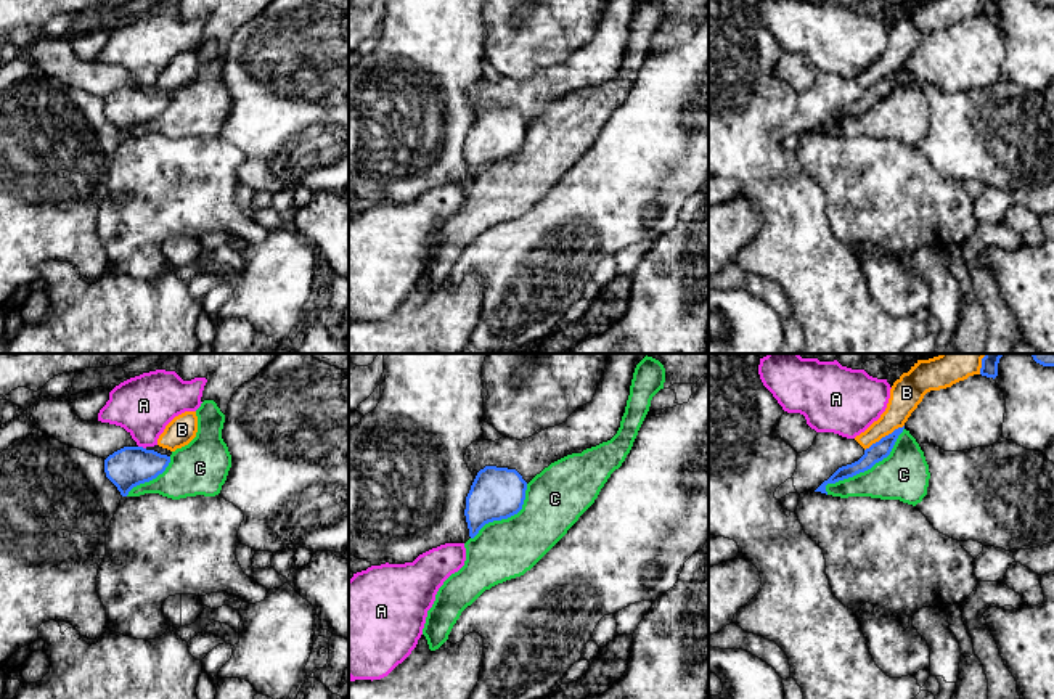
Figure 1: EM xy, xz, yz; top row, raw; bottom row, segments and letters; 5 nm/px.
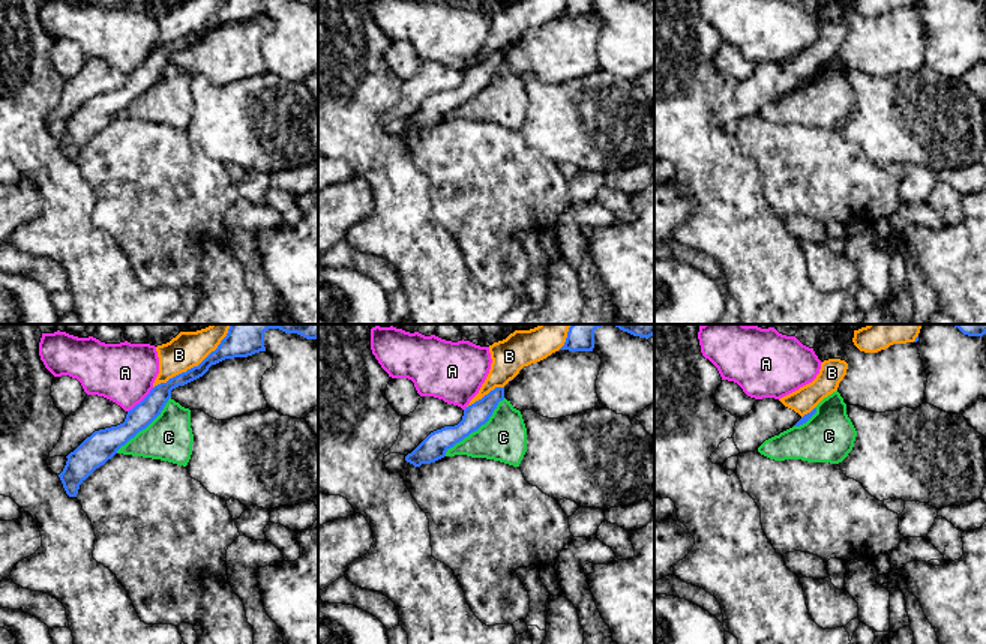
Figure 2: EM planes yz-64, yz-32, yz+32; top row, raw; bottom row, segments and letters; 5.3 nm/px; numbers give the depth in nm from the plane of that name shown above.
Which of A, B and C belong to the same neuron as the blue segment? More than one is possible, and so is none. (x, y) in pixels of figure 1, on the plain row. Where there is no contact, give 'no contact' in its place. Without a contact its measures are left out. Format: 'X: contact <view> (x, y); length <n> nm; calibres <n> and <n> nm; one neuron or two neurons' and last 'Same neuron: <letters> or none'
A: contact xy (142, 87); length 40 nm; calibres 200 and 300 nm; two neurons
B: contact yz (886, 76); length 240 nm; calibres 90 and 160 nm; two neurons
C: contact yz (866, 110); length 500 nm; calibres 90 and 240 nm; two neurons
Same neuron: none

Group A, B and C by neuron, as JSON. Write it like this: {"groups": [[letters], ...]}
{"groups": [["A"], ["B"], ["C"]]}

